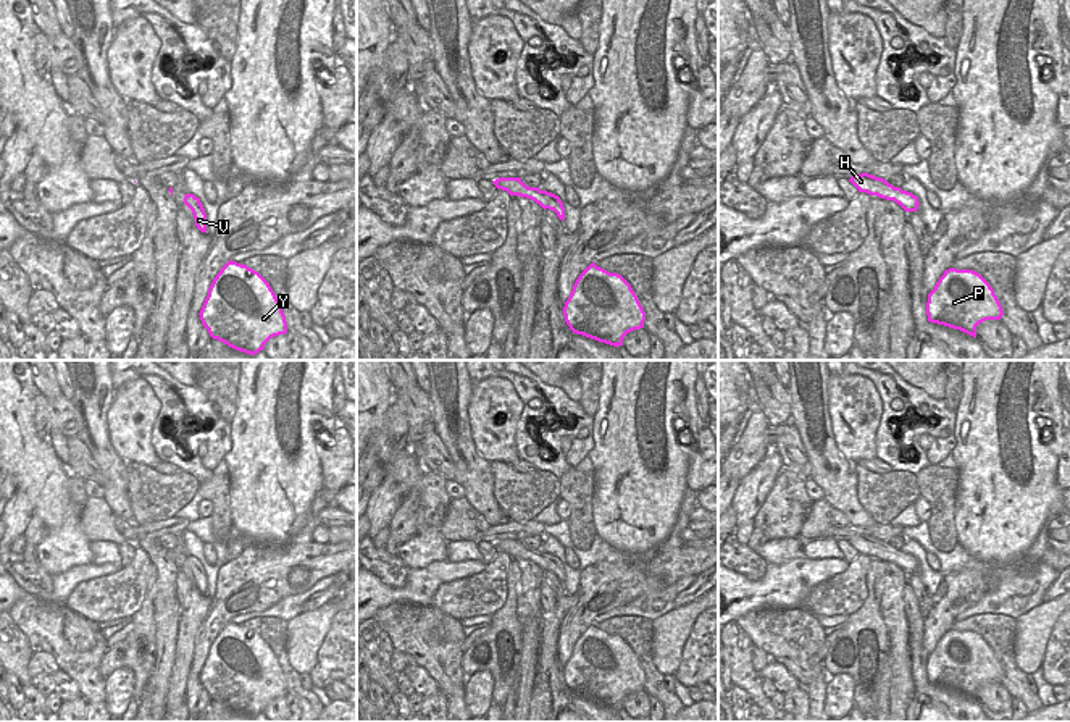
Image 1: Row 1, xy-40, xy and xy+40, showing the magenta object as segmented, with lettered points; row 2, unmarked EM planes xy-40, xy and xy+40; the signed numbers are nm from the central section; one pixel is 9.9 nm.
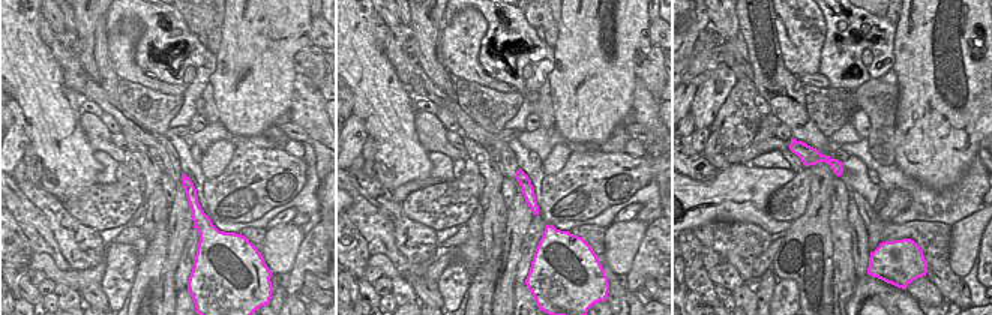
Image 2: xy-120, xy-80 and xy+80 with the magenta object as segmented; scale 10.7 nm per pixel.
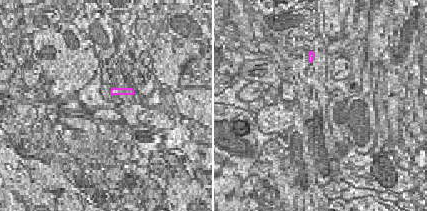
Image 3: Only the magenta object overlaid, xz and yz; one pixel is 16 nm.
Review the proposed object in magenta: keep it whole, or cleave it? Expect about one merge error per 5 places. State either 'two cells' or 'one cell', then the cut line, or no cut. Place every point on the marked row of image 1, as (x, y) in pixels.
one cell | no cut

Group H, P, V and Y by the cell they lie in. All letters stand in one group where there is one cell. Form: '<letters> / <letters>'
H P V Y

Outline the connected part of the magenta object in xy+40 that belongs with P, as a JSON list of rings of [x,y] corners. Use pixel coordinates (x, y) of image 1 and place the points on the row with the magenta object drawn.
[[[949,268],[928,294],[928,321],[960,330],[976,338],[976,326],[1001,320],[1002,305],[991,284],[973,270]]]

